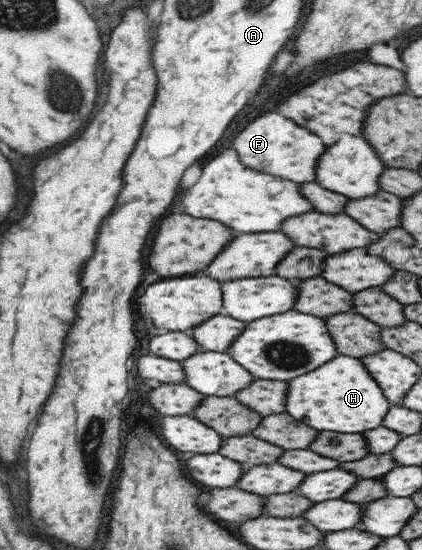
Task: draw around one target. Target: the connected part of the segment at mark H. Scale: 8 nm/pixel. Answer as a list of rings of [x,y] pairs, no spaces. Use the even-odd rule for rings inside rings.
[[[335,356],[323,366],[289,382],[285,412],[315,430],[331,430],[343,434],[371,430],[381,424],[390,405],[369,375],[358,358]]]

